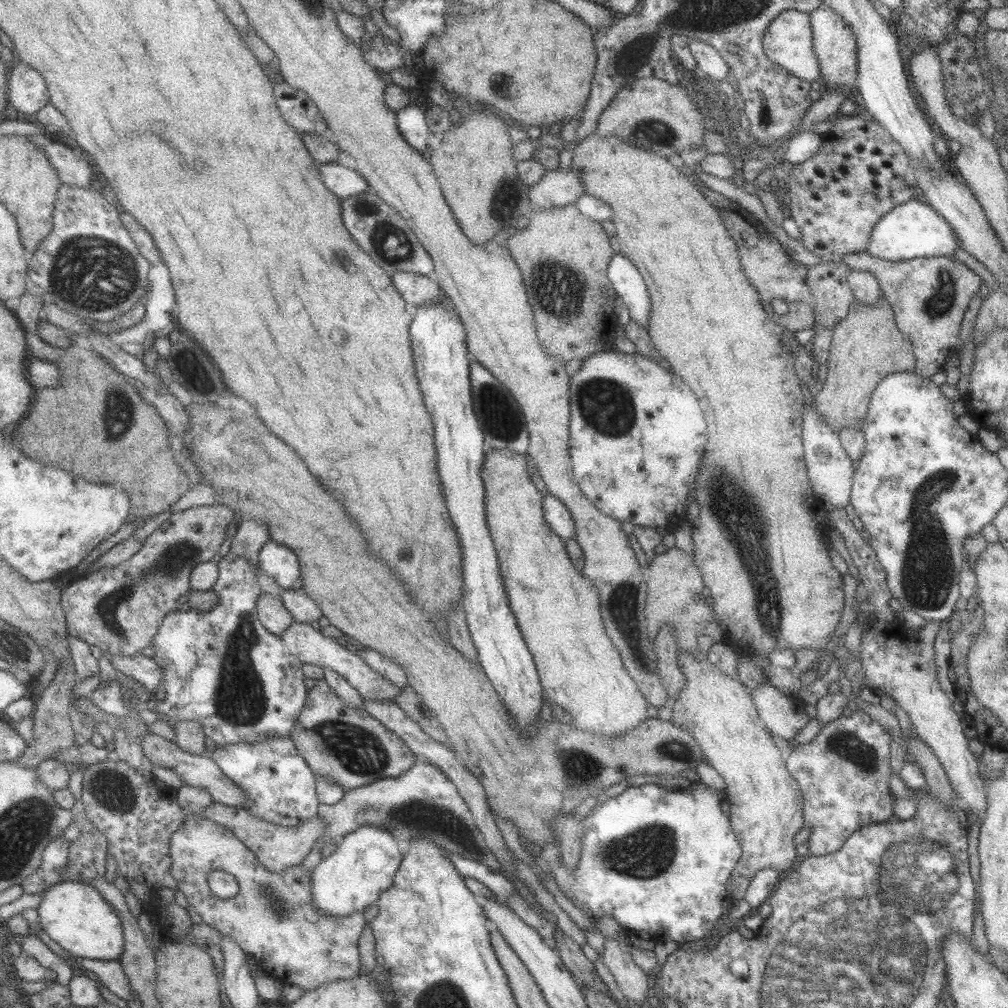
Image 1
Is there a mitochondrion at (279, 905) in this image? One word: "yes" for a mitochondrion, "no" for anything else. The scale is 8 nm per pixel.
yes

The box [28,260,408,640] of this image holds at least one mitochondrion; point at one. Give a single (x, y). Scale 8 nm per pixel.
(113, 603)

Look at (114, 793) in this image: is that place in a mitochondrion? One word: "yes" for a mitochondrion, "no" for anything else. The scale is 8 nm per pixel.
yes

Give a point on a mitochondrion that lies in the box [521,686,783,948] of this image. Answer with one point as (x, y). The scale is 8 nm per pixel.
(649, 853)

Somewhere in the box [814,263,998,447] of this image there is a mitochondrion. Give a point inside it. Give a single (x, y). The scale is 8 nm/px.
(939, 303)

